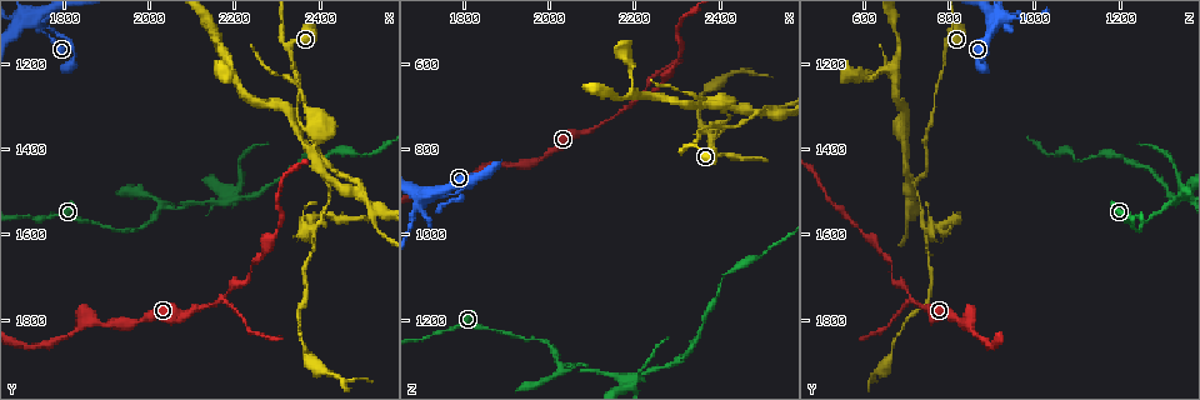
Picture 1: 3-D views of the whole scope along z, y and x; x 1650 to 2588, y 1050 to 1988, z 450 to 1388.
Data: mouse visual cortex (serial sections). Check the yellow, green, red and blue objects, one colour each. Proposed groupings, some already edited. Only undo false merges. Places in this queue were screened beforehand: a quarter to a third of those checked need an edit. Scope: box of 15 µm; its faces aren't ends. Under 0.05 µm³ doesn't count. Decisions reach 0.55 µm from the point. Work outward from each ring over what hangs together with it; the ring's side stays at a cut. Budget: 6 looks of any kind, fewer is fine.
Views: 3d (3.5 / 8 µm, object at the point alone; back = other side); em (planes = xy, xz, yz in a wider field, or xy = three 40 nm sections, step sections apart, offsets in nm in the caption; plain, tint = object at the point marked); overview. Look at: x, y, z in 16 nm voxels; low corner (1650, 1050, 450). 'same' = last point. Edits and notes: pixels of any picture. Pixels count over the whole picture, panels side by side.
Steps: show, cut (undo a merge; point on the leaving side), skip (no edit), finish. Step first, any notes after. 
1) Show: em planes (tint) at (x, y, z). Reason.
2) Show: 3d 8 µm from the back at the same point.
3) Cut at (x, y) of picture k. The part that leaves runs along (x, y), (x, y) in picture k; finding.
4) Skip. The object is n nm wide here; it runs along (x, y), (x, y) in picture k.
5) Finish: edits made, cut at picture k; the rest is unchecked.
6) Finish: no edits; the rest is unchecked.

Show: 3d 3.5 µm at (1870, 1805, 835).

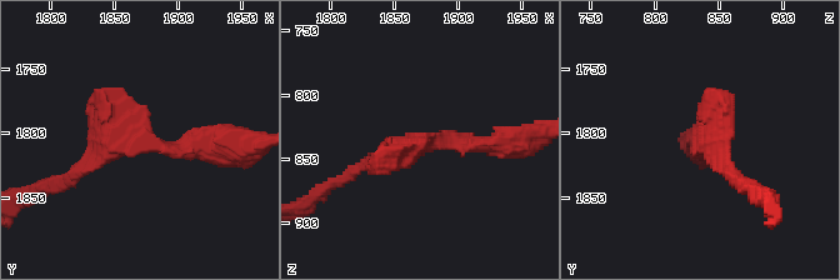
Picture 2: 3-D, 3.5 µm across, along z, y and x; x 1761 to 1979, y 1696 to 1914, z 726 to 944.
Show: em xy step 1 (tint) at (1870, 1808, 836).

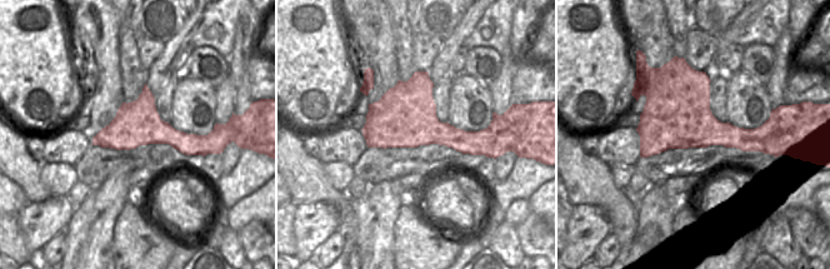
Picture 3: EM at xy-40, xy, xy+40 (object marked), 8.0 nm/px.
Skip. It runs along (505, 141), (413, 144), (351, 173) in picture 2; one cell here.

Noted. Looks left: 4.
Show: 3d 8 µm at (2025, 1540, 1305). Sharp bend.

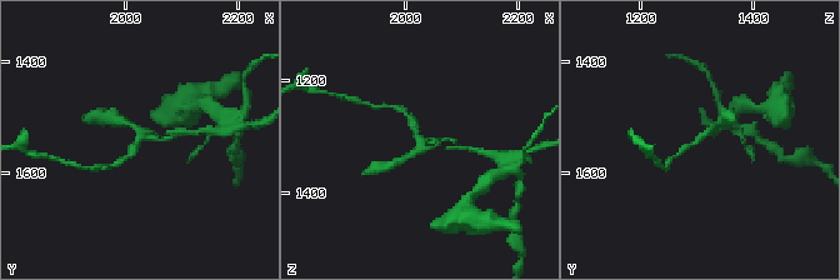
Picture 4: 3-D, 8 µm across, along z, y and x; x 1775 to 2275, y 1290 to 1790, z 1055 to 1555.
Show: 3d 3.5 µm at (2030, 1530, 1305). Closer look.

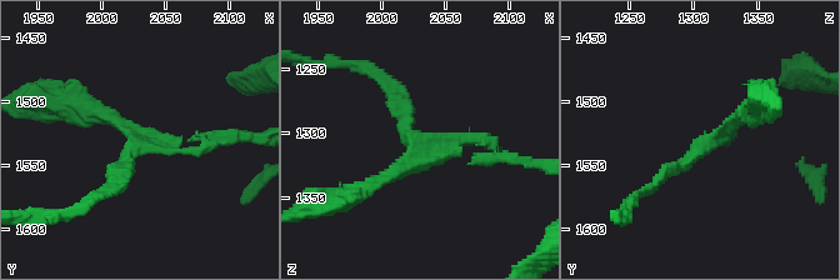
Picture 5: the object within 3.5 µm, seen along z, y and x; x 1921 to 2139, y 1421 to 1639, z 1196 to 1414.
Show: em xy step 1 (tint) at (2030, 1536, 1308). 3 arms meet here; the arms are 100, 150, 150 nm wide.

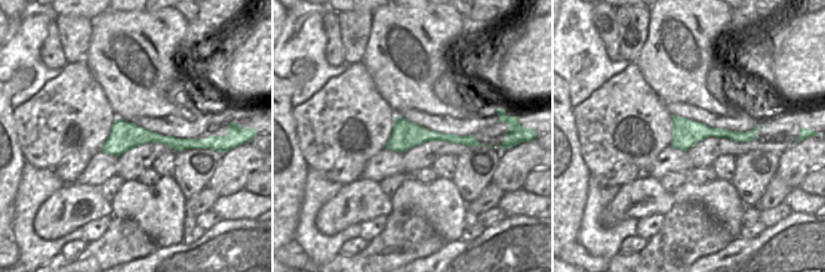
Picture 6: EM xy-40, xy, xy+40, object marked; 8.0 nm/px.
Skip. It runs along (198, 145), (123, 137), (105, 149) in picture 6; one cell here.

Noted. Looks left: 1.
Finish: no edits; the rest is unchecked.

